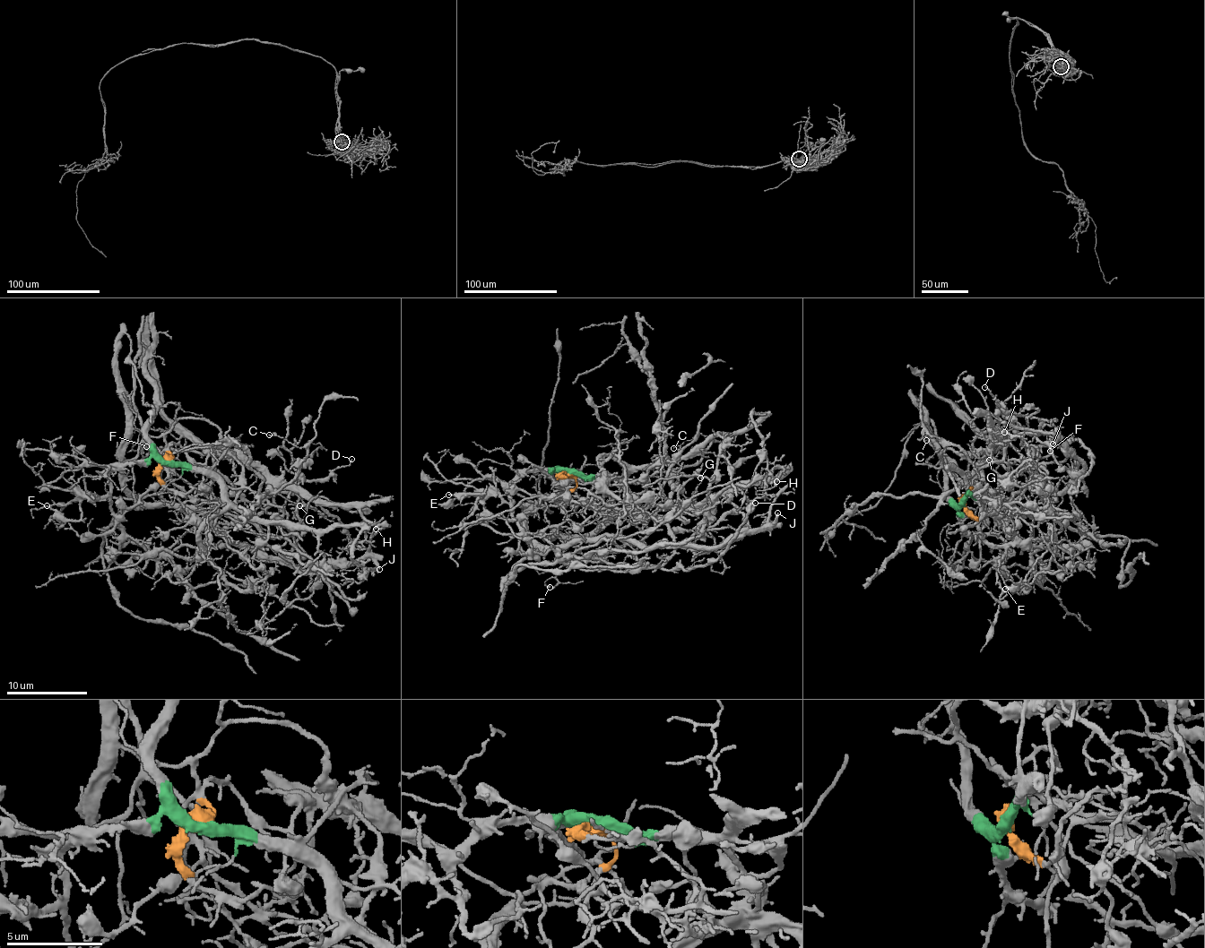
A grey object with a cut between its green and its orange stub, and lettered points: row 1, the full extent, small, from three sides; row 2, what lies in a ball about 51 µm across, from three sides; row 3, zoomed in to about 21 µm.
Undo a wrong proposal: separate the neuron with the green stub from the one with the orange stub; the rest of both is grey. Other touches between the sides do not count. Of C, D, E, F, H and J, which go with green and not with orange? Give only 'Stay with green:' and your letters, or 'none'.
Stay with green: C, E, F

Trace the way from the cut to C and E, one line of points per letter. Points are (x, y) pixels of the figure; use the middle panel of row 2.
C: (571, 472), (636, 480), (650, 478), (700, 461), (700, 452), (711, 439), (697, 435), (673, 449)
E: (571, 472), (529, 471), (508, 491), (508, 498), (512, 500), (508, 502), (496, 494), (449, 495)

